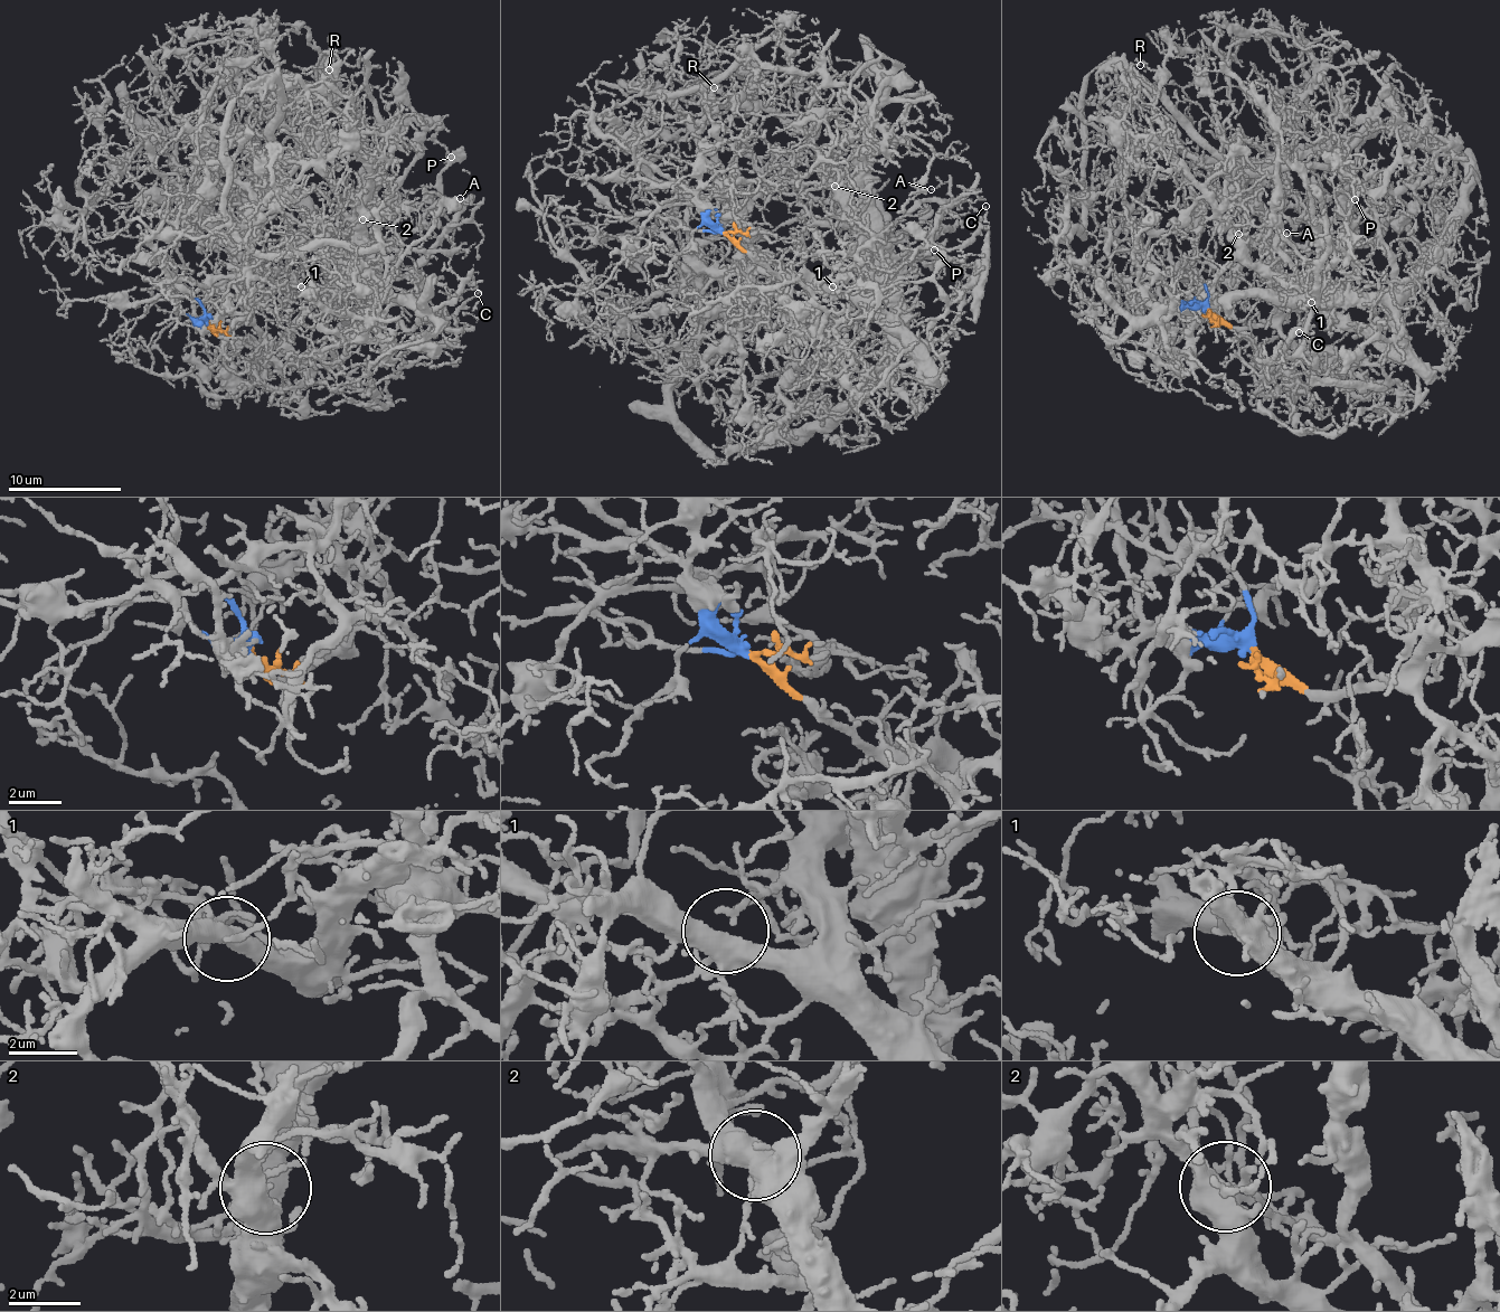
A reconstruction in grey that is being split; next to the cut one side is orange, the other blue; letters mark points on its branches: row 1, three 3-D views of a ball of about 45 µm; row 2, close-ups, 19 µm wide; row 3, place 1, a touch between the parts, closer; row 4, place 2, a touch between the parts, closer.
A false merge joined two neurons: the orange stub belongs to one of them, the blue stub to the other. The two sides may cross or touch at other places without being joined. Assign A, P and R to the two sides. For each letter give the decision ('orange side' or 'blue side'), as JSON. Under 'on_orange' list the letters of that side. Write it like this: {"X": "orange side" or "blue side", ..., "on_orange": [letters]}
{"A": "blue side", "P": "orange side", "R": "orange side", "on_orange": ["P", "R"]}

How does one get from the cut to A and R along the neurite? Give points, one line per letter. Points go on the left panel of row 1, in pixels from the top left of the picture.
A: (206, 323), (196, 324), (301, 233), (397, 300), (366, 275), (402, 274), (469, 218), (474, 204), (460, 198)
R: (206, 323), (237, 328), (282, 285), (335, 284), (360, 261), (370, 176), (317, 67), (329, 69)

